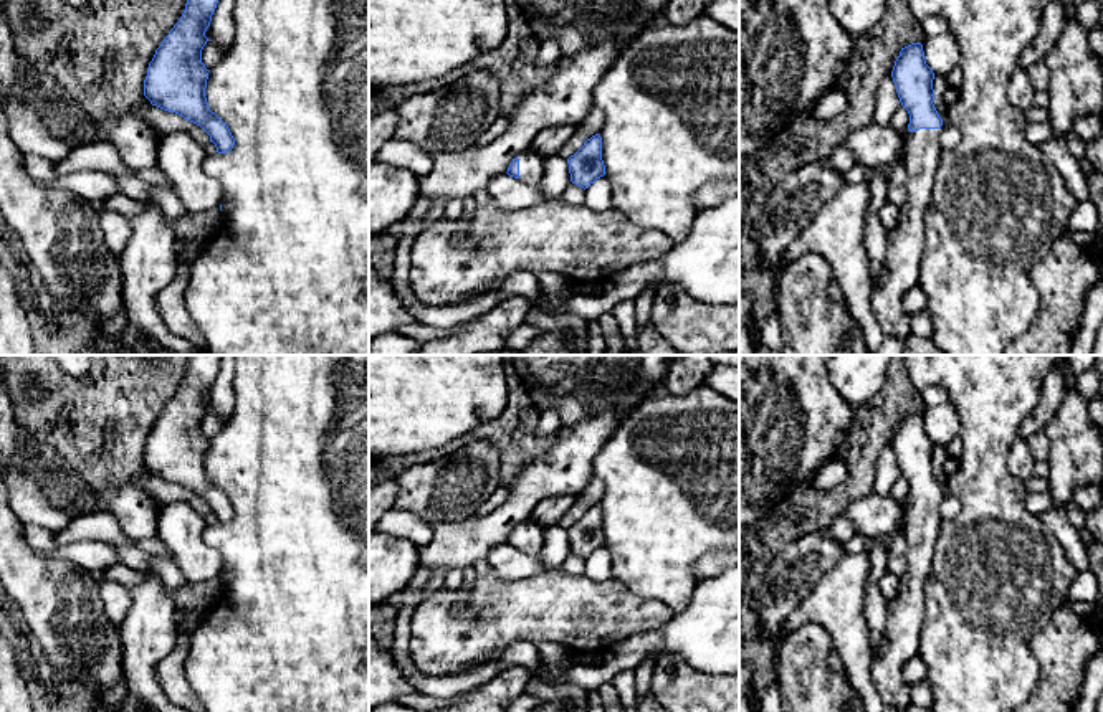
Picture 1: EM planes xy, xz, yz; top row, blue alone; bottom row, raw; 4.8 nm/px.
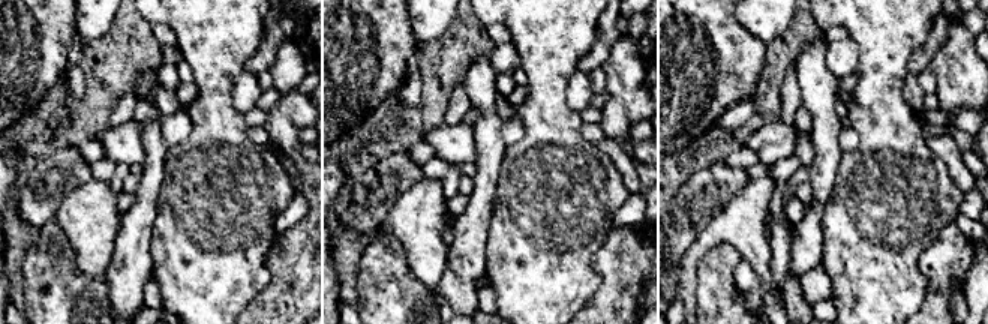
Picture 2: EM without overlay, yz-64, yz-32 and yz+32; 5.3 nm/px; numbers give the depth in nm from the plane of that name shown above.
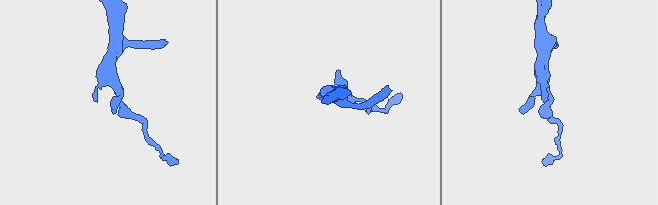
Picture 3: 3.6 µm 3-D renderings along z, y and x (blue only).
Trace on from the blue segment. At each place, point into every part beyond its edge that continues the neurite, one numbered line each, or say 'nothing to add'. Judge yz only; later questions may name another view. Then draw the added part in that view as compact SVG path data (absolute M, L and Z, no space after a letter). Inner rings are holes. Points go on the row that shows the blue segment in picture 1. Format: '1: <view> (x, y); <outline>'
1: yz (900, 273); M941 129L905 132L906 202L898 225L886 233L886 254L880 284L873 289L870 307L885 335L906 340L911 317L903 309L903 296L919 286L924 218L938 183Z

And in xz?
1: xz (531, 166); M526 150L518 155L519 159L519 182L524 185L539 185L544 175L544 159L532 152Z

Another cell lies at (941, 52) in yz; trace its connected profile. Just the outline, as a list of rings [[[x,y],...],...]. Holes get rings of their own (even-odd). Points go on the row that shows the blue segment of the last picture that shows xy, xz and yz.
[[[953,33],[928,36],[924,45],[926,64],[934,74],[948,74],[959,64],[959,45]]]

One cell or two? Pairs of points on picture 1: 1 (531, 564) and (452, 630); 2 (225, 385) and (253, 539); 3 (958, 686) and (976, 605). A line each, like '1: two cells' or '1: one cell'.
1: two cells
2: two cells
3: one cell

